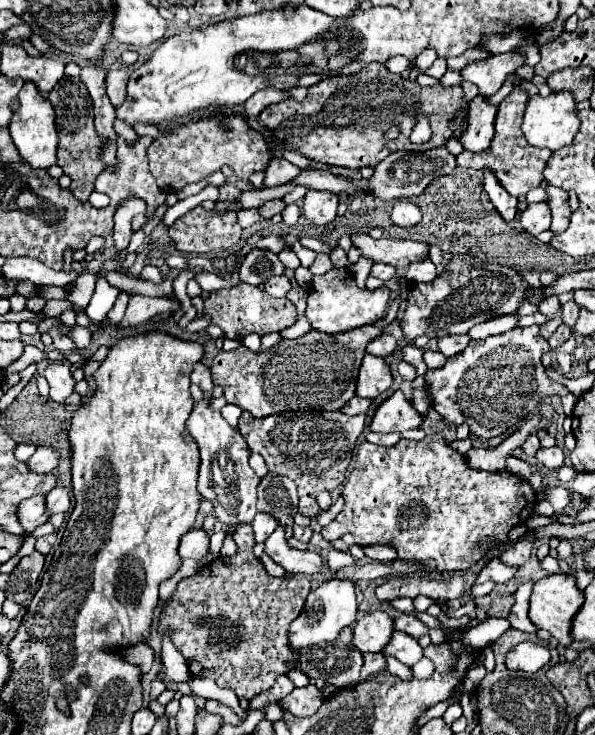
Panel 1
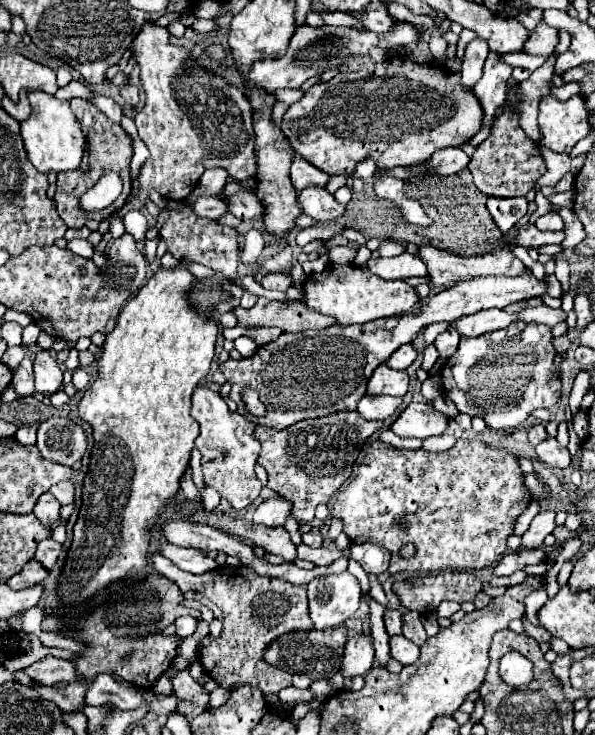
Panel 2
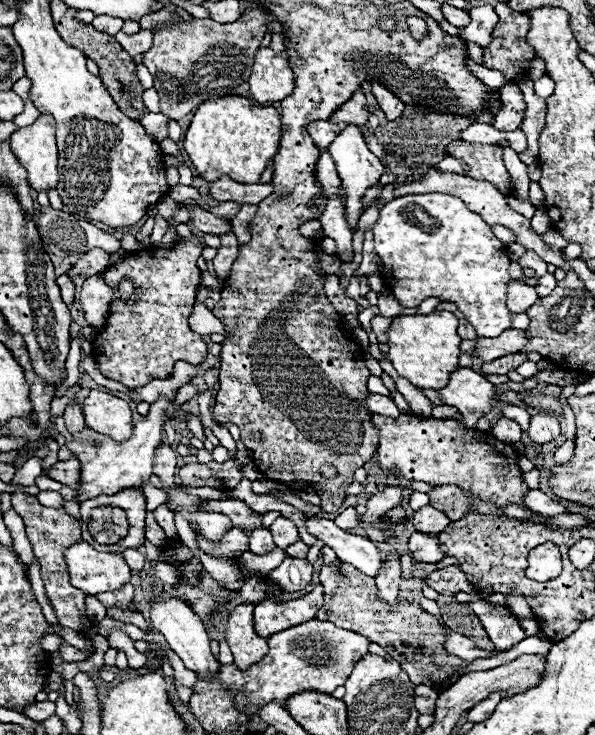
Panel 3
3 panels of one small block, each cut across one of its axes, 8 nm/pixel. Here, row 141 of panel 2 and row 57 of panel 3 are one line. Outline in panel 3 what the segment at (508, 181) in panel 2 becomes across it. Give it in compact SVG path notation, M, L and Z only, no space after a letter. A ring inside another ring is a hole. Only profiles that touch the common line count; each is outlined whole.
M498 3L495 11L499 22L492 32L490 50L484 50L484 66L502 70L508 82L520 78L528 70L528 62L536 56L526 42L526 30L530 26L524 12L510 10L508 4Z

